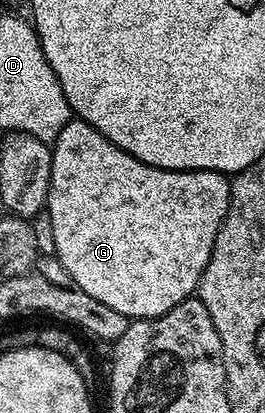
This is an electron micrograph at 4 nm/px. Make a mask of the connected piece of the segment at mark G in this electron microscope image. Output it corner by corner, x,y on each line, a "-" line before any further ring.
79,119
66,122
51,146
51,151
52,174
46,212
50,215
50,223
54,227
55,260
64,268
67,280
71,284
77,289
86,291
86,295
94,295
98,303
106,303
106,307
114,307
114,311
122,311
122,315
126,315
129,319
157,317
197,292
200,276
204,273
206,263
212,254
214,239
224,222
228,203
232,200
230,181
225,174
215,173
209,169
159,169
147,165
134,155
122,151
114,143
110,143
110,139
103,137
93,125

